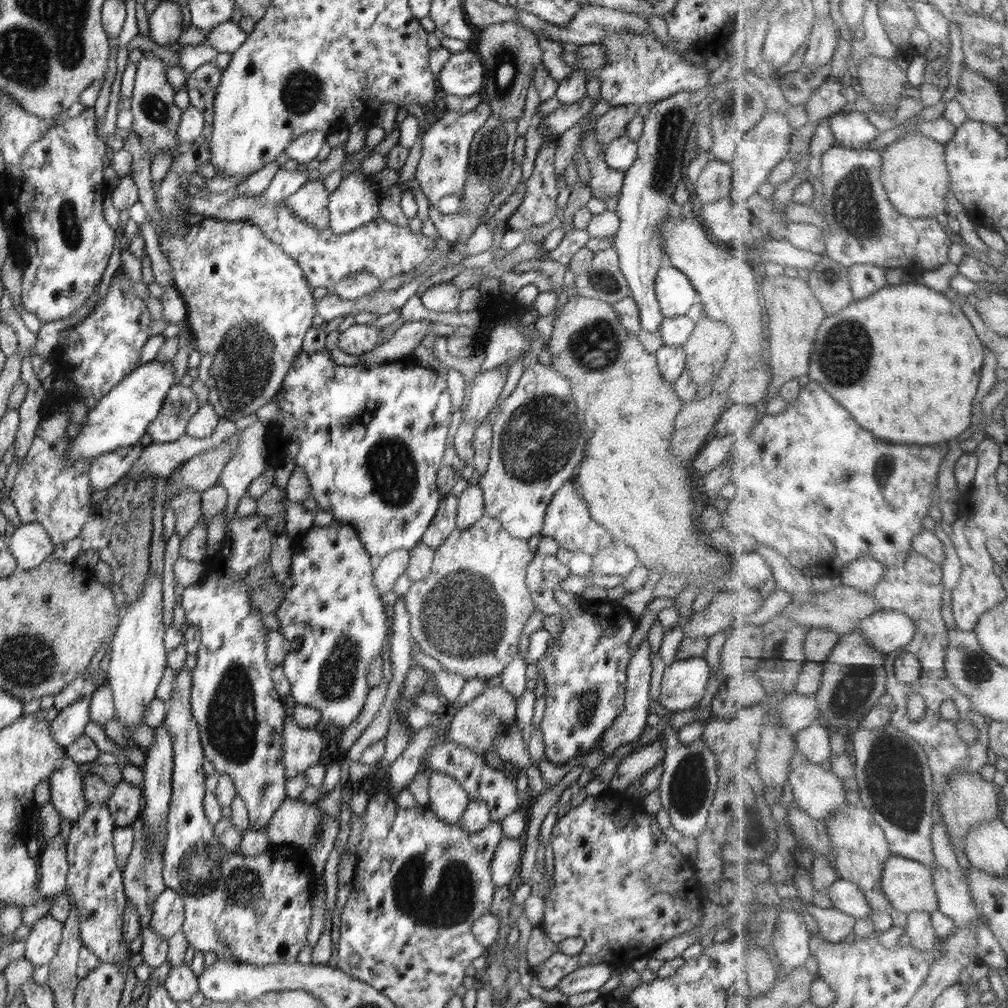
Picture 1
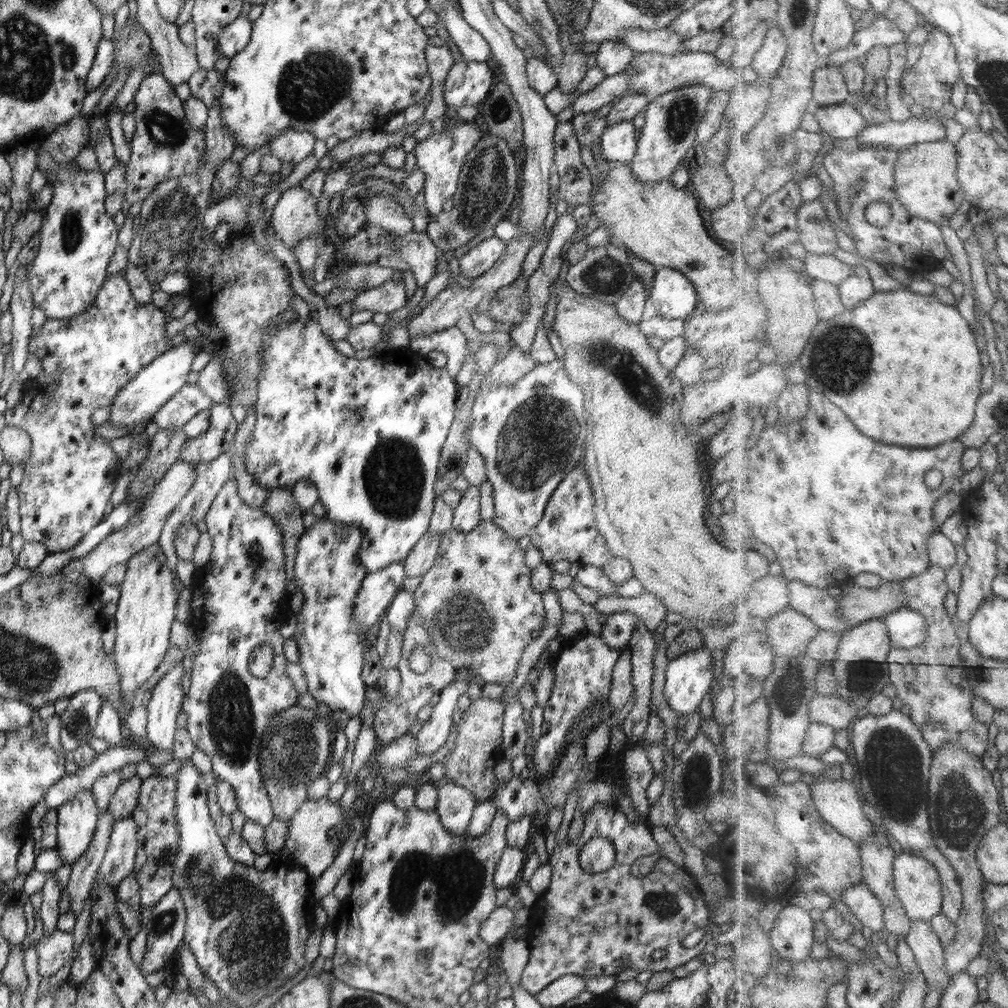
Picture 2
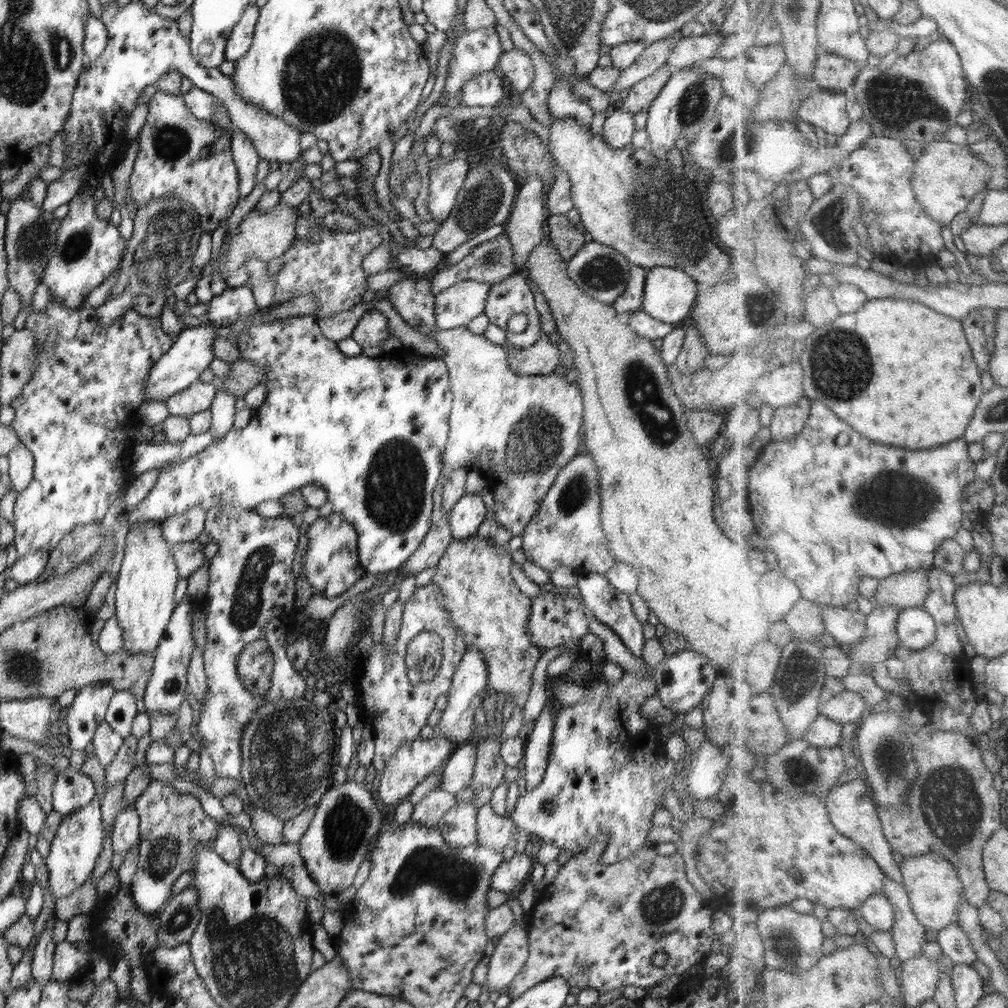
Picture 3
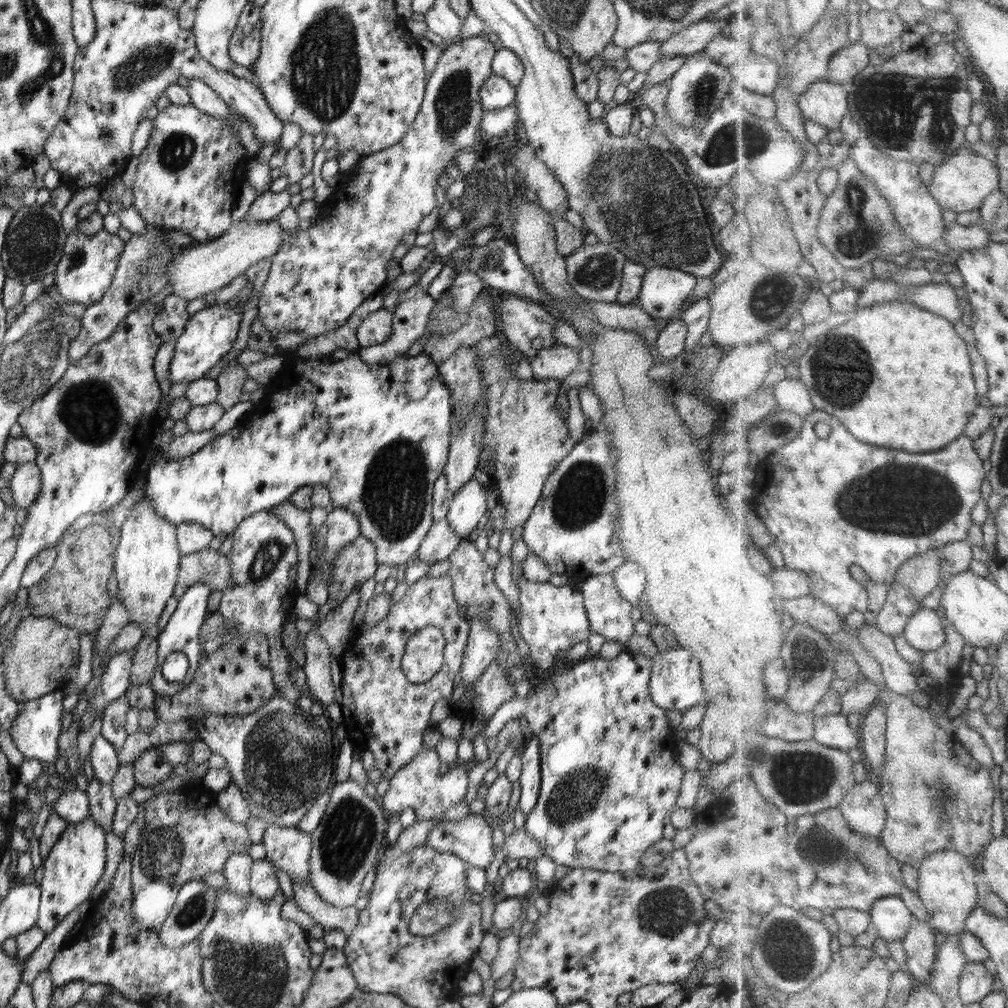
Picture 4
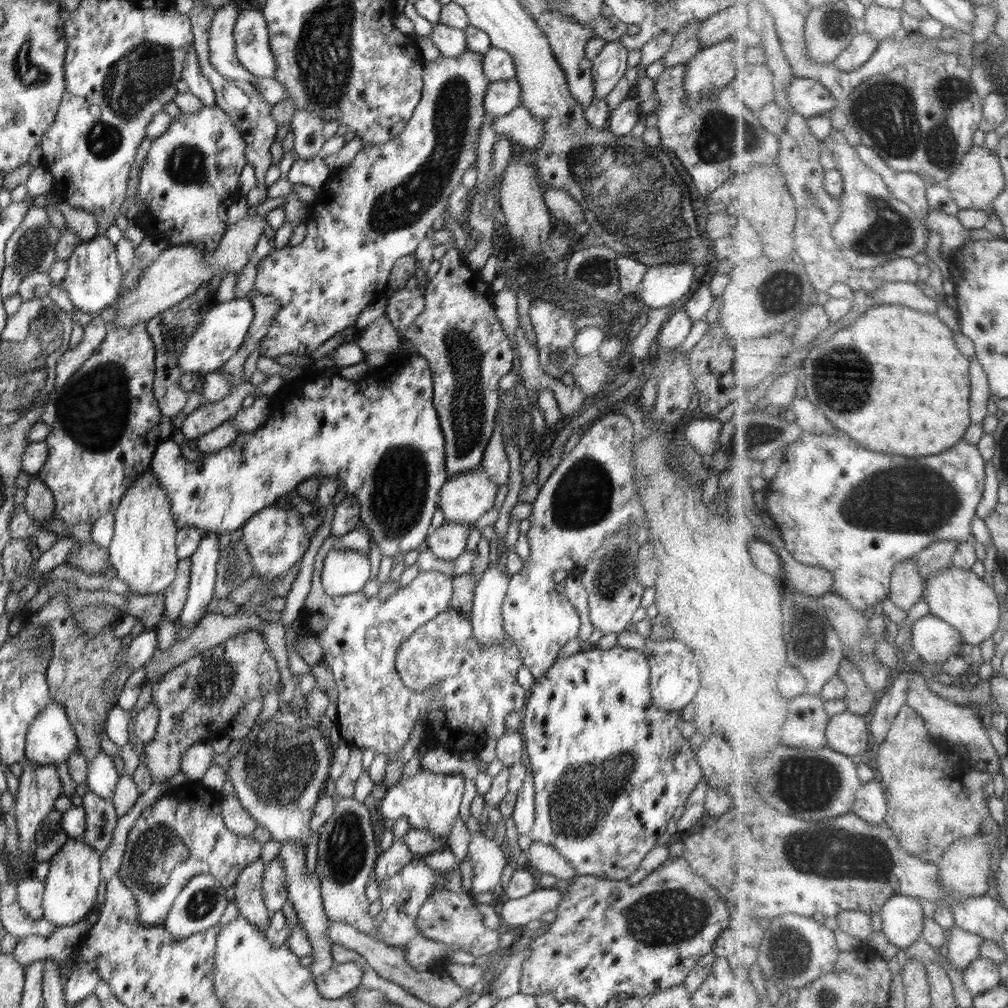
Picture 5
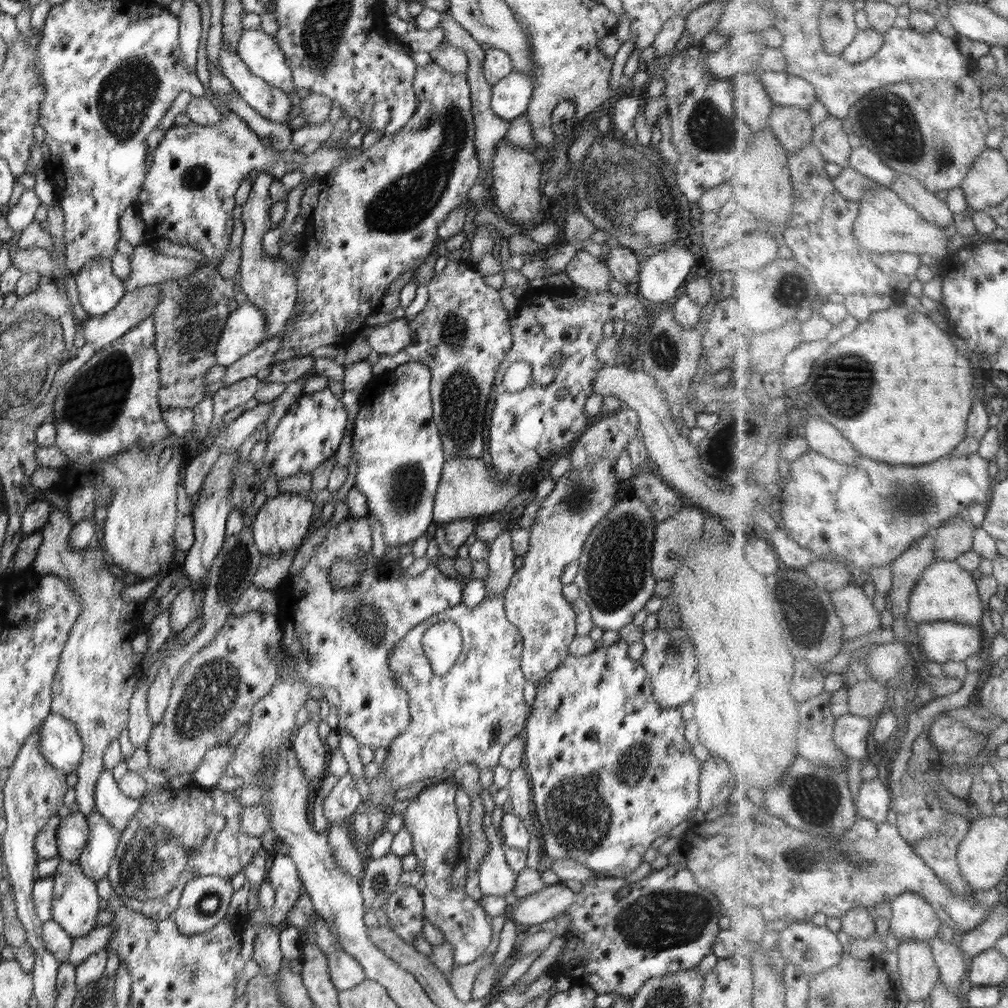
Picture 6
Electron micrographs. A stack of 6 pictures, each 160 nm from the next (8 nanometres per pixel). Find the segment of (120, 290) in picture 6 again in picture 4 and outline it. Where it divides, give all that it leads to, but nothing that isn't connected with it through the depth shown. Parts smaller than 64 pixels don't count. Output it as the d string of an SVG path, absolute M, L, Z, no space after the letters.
M77 228L67 236L63 258L53 272L56 275L54 286L66 302L92 306L96 304L112 284L118 260L122 255L124 246L117 234L110 234L104 230L94 235L83 234Z

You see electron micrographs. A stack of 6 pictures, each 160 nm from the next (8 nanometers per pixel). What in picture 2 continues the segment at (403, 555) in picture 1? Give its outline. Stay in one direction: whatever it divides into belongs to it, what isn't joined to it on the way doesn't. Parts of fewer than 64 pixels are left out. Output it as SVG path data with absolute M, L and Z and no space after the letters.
M403 562L366 573L354 602L354 622L364 633L369 633L370 627L386 615L406 577Z

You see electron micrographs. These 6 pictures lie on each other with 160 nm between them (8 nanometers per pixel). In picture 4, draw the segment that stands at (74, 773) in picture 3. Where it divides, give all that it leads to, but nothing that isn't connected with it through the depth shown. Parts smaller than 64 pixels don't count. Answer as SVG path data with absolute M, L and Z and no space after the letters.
M74 782L66 785L53 807L68 824L82 822L89 817L89 800L84 791L80 791Z

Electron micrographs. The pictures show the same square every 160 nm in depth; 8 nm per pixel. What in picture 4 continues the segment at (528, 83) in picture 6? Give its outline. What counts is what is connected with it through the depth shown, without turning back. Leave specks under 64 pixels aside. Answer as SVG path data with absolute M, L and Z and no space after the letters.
M492 74L480 87L479 97L484 111L498 111L515 102L515 86L500 75Z

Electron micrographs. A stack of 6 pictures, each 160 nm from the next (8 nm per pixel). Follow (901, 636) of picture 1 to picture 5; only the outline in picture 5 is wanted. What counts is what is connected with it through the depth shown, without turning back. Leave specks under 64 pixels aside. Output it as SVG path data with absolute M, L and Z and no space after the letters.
M932 613L913 626L912 642L925 663L944 663L956 655L958 648L966 646L960 630Z

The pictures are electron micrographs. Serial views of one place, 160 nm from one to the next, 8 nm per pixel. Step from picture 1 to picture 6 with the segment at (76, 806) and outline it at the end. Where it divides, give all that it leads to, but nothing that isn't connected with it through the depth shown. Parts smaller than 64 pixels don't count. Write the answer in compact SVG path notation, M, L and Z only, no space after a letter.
M59 858L58 869L52 877L54 880L53 897L51 900L51 909L54 922L57 922L72 939L86 936L97 926L99 915L100 896L96 891L96 882L84 876L80 865L69 860Z

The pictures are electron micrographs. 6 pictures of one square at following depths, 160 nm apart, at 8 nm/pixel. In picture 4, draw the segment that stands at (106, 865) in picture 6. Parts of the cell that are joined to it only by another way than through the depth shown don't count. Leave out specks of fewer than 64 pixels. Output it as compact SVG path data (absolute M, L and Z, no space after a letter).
M94 776L88 782L85 793L89 800L89 816L106 833L111 832L113 830L113 816L117 807L117 800L113 797L111 785L101 784Z

